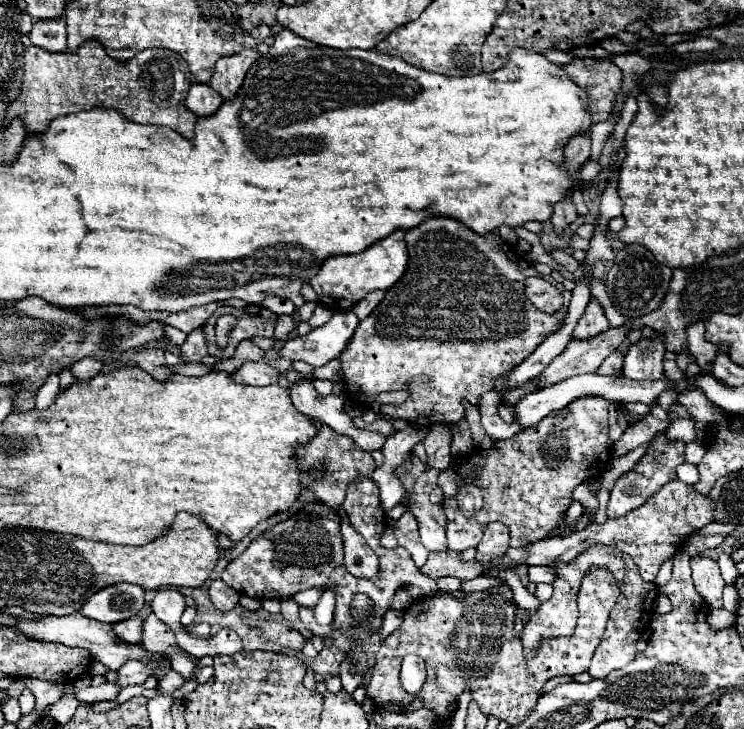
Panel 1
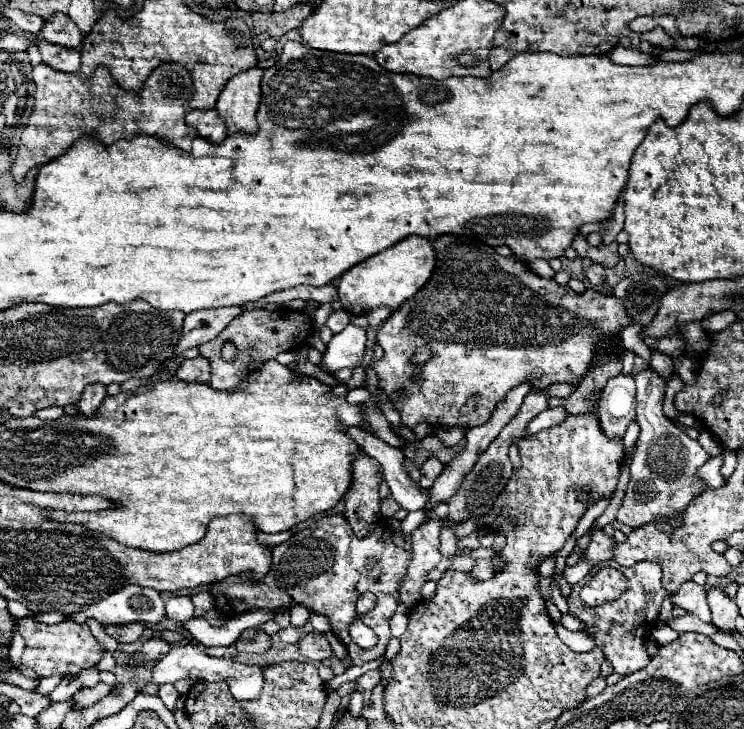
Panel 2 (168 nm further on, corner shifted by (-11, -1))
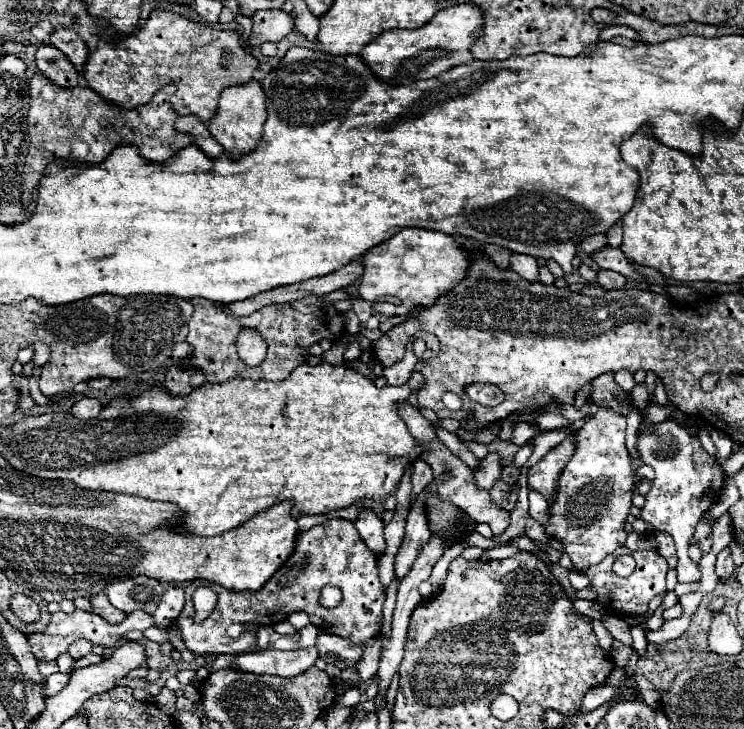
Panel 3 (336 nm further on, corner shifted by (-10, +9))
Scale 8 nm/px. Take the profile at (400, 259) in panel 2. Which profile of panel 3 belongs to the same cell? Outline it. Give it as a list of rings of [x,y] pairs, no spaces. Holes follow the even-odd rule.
[[[413,227],[413,229],[399,231],[395,237],[387,239],[385,243],[377,245],[367,255],[363,255],[363,265],[365,265],[365,271],[363,271],[363,277],[359,279],[359,295],[373,305],[373,311],[391,317],[391,315],[407,315],[415,307],[435,305],[435,301],[443,293],[449,293],[451,289],[455,289],[459,281],[463,281],[463,277],[467,275],[467,265],[471,265],[471,261],[467,261],[467,253],[463,253],[463,245],[455,237],[445,235],[441,231]],[[391,297],[397,297],[401,303],[399,305],[389,303],[387,299]]]

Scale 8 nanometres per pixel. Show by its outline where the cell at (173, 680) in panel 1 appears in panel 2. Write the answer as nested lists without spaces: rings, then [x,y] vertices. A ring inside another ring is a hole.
[[[162,685],[162,687],[160,687],[158,697],[164,701],[164,705],[166,705],[170,711],[174,711],[174,705],[176,705],[176,701],[178,701],[180,693],[176,691],[176,687],[174,687],[174,685]]]

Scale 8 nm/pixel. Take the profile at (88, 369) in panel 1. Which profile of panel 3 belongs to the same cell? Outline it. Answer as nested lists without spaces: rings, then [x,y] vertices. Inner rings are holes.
[[[83,397],[81,401],[77,401],[71,407],[71,415],[79,417],[79,419],[93,419],[99,415],[99,411],[101,411],[99,399],[89,399],[89,397]]]

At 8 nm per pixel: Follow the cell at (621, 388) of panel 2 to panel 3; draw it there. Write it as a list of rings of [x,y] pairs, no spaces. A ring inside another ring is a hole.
[[[599,409],[575,431],[575,453],[557,481],[555,503],[549,505],[551,539],[559,539],[575,567],[587,569],[625,545],[625,521],[631,509],[633,489],[641,477],[629,461],[625,447],[625,417],[613,409]]]

